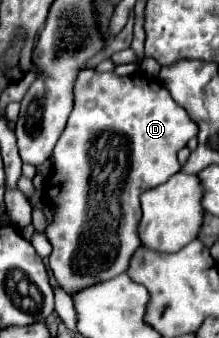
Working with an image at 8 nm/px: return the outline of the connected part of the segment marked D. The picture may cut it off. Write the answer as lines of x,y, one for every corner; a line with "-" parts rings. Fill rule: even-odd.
93,68
79,72
75,106
53,148
53,172
43,186
45,204
55,208
53,222
45,230
53,246
49,266
67,294
127,272
131,254
139,248
139,234
135,232
141,220
139,196
181,170
177,152
193,136
197,136
197,124
161,82
95,72
-
95,164
111,164
111,170
103,174
99,168
101,176
95,176

